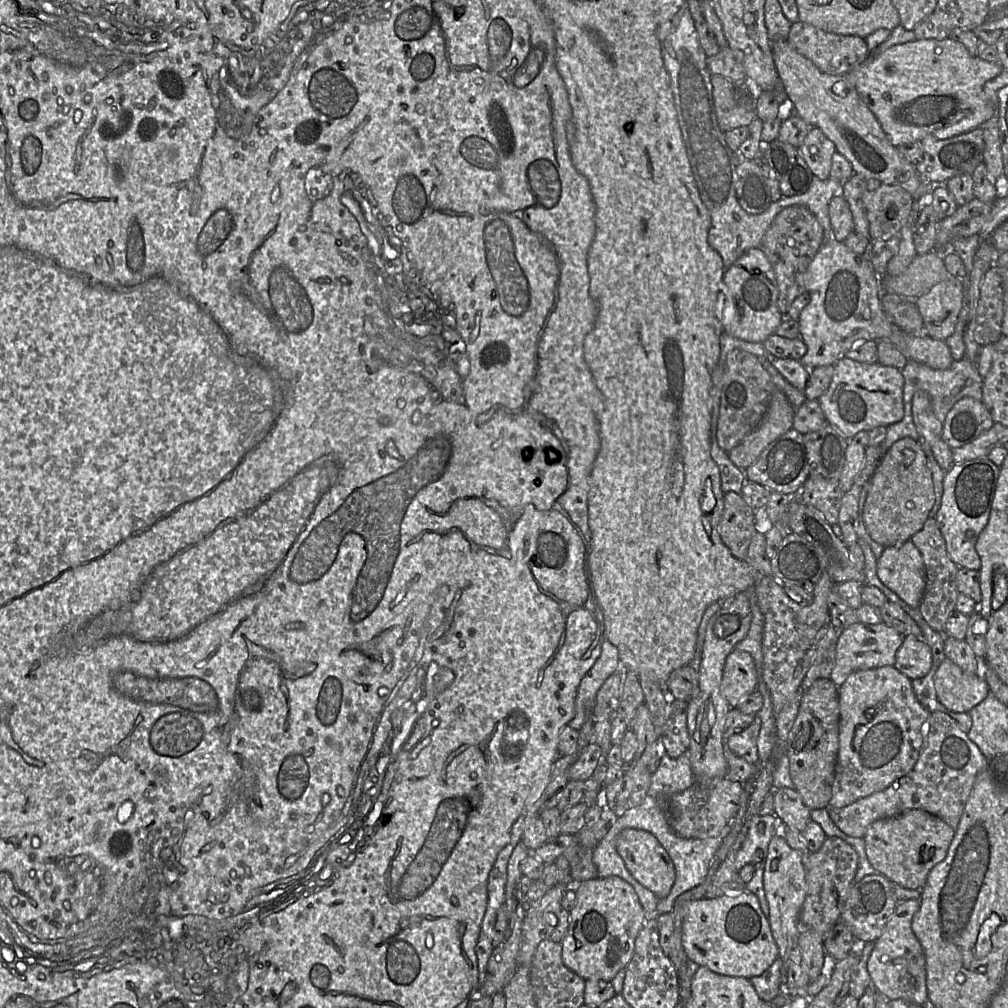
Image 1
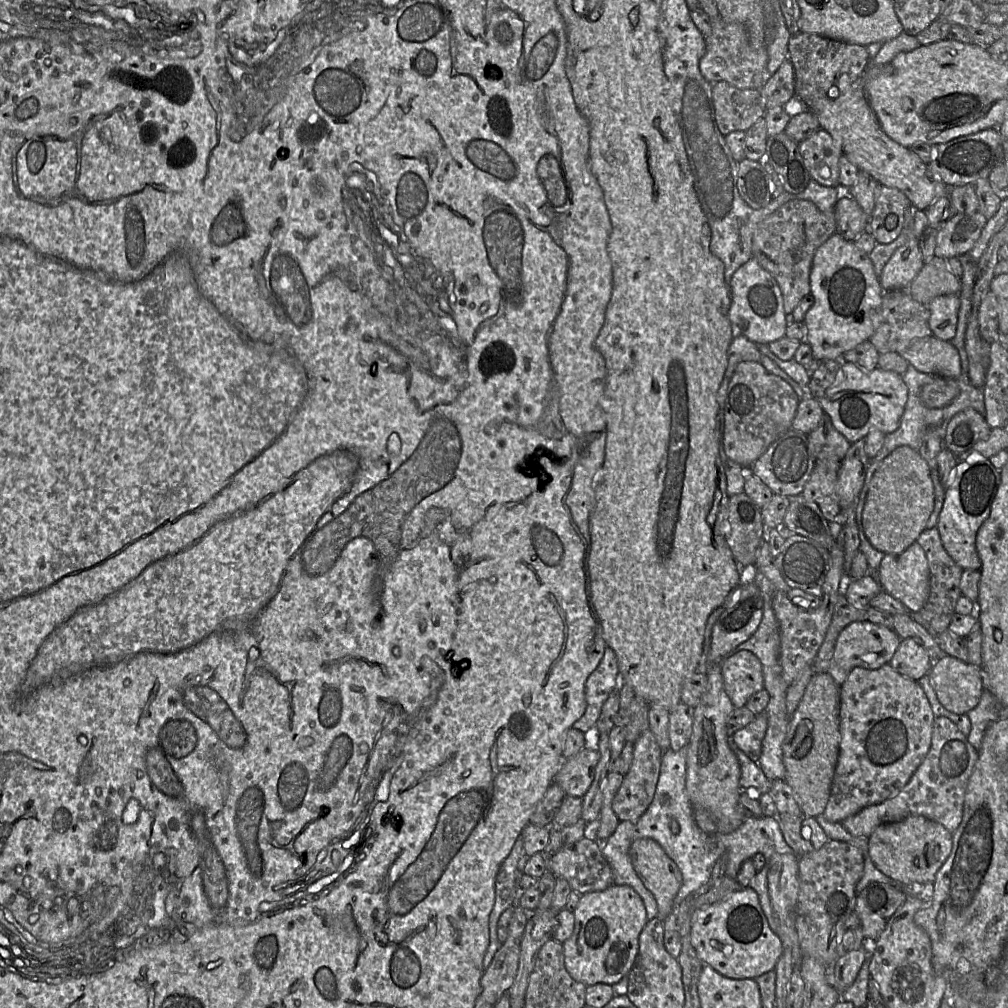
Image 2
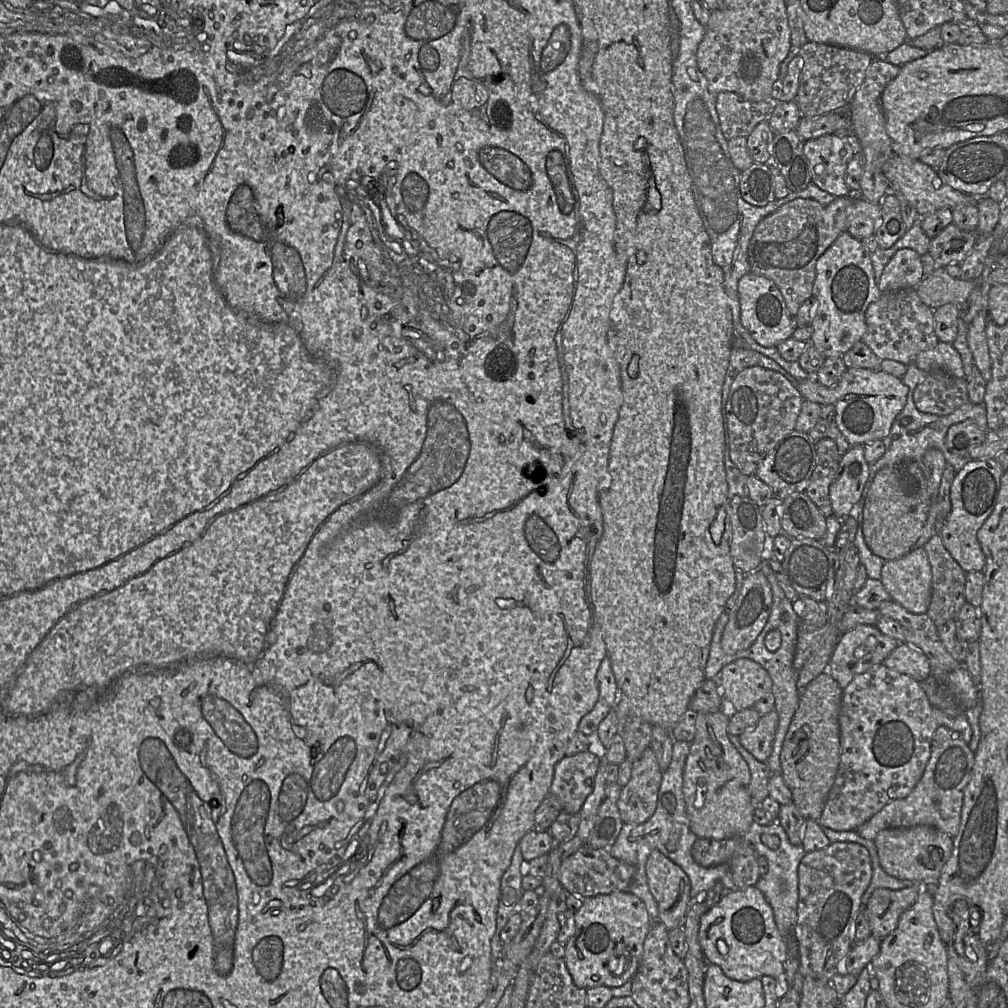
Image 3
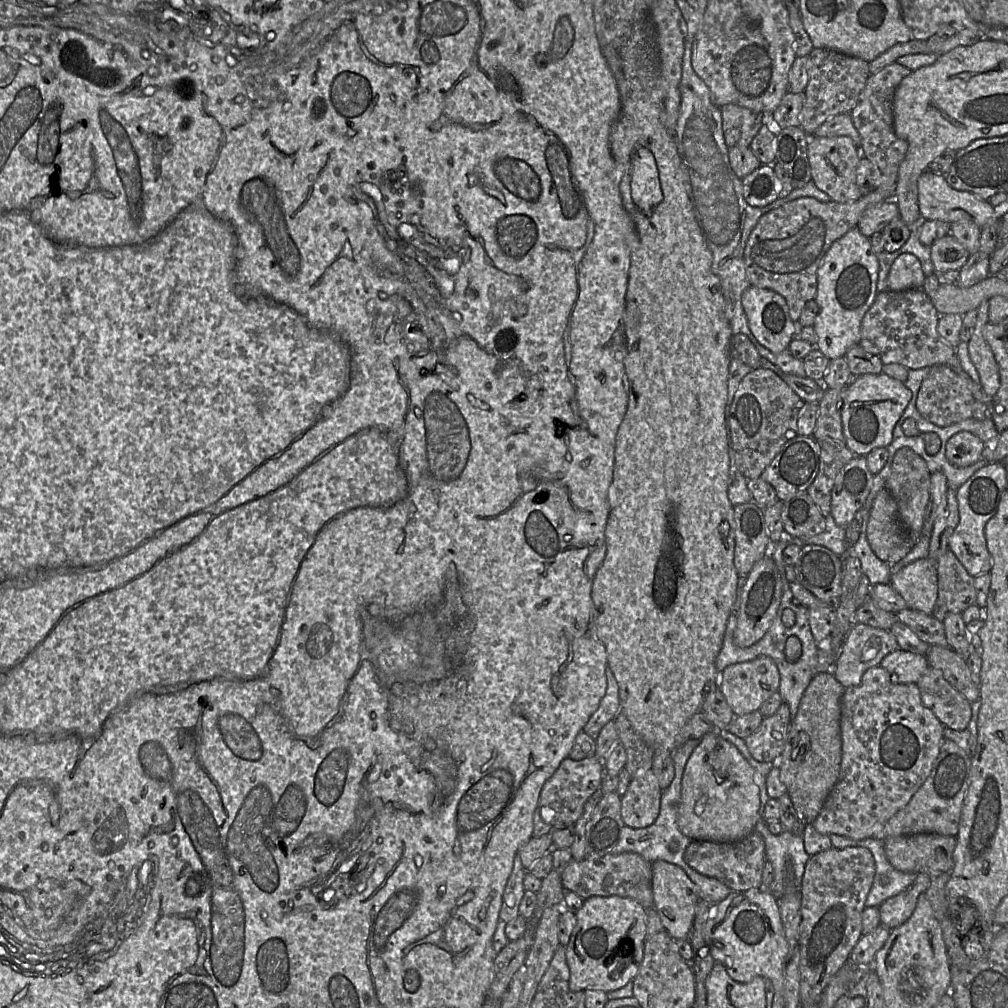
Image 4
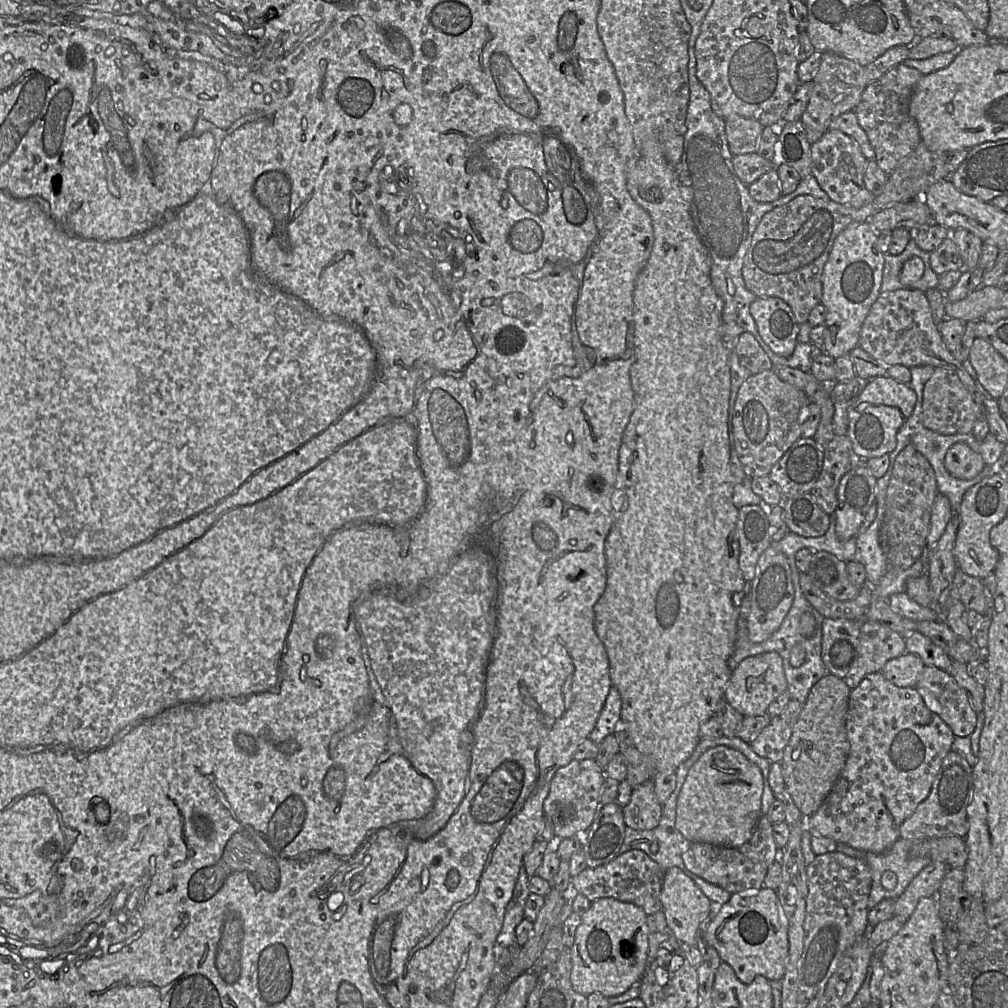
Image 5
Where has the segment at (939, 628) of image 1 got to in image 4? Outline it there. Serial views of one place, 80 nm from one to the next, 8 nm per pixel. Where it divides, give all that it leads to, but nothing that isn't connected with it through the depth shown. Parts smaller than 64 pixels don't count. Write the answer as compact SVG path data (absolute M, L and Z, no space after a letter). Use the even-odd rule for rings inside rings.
M947 550L936 561L938 592L932 616L943 622L948 614L962 613L969 606L976 605L977 592L974 577Z

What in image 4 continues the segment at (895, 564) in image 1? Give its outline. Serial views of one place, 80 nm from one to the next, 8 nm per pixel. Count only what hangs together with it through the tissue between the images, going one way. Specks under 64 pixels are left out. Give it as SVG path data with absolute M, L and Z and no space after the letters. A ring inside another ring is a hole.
M921 558L893 571L889 584L903 597L908 608L932 615L938 592L934 560Z

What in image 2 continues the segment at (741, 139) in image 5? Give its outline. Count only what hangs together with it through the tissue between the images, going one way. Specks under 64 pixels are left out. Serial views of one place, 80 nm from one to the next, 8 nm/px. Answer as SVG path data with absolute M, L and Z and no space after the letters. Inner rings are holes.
M728 82L712 84L712 97L718 128L723 136L734 131L747 131L767 109L759 90L739 89Z

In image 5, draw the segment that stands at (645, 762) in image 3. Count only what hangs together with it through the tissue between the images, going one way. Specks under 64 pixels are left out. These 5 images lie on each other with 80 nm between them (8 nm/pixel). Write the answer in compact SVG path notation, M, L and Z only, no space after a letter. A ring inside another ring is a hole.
M652 779L632 789L629 803L622 808L624 822L635 830L652 830L659 825L662 805Z

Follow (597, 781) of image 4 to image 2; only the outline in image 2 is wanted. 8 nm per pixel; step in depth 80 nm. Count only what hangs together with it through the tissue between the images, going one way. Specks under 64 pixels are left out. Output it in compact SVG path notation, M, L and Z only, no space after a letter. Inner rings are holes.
M583 748L573 757L563 760L554 782L565 795L583 798L594 779L599 751Z

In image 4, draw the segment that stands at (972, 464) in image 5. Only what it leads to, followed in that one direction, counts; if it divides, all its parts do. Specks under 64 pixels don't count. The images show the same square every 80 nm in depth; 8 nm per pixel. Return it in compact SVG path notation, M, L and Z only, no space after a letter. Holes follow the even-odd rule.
M961 431L946 442L946 457L956 467L967 467L982 458L984 443L969 431Z

